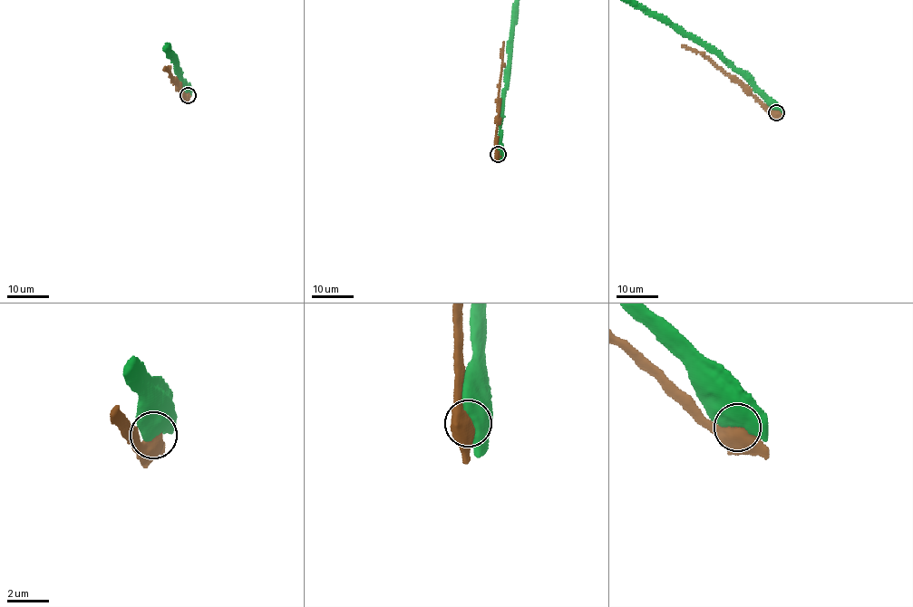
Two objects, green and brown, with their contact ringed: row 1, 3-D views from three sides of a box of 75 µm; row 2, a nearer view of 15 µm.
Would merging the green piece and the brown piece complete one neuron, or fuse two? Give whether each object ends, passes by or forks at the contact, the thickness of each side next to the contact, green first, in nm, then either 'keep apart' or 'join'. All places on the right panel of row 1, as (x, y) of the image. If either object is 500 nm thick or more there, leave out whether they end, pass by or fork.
750/750 nm | keep apart

